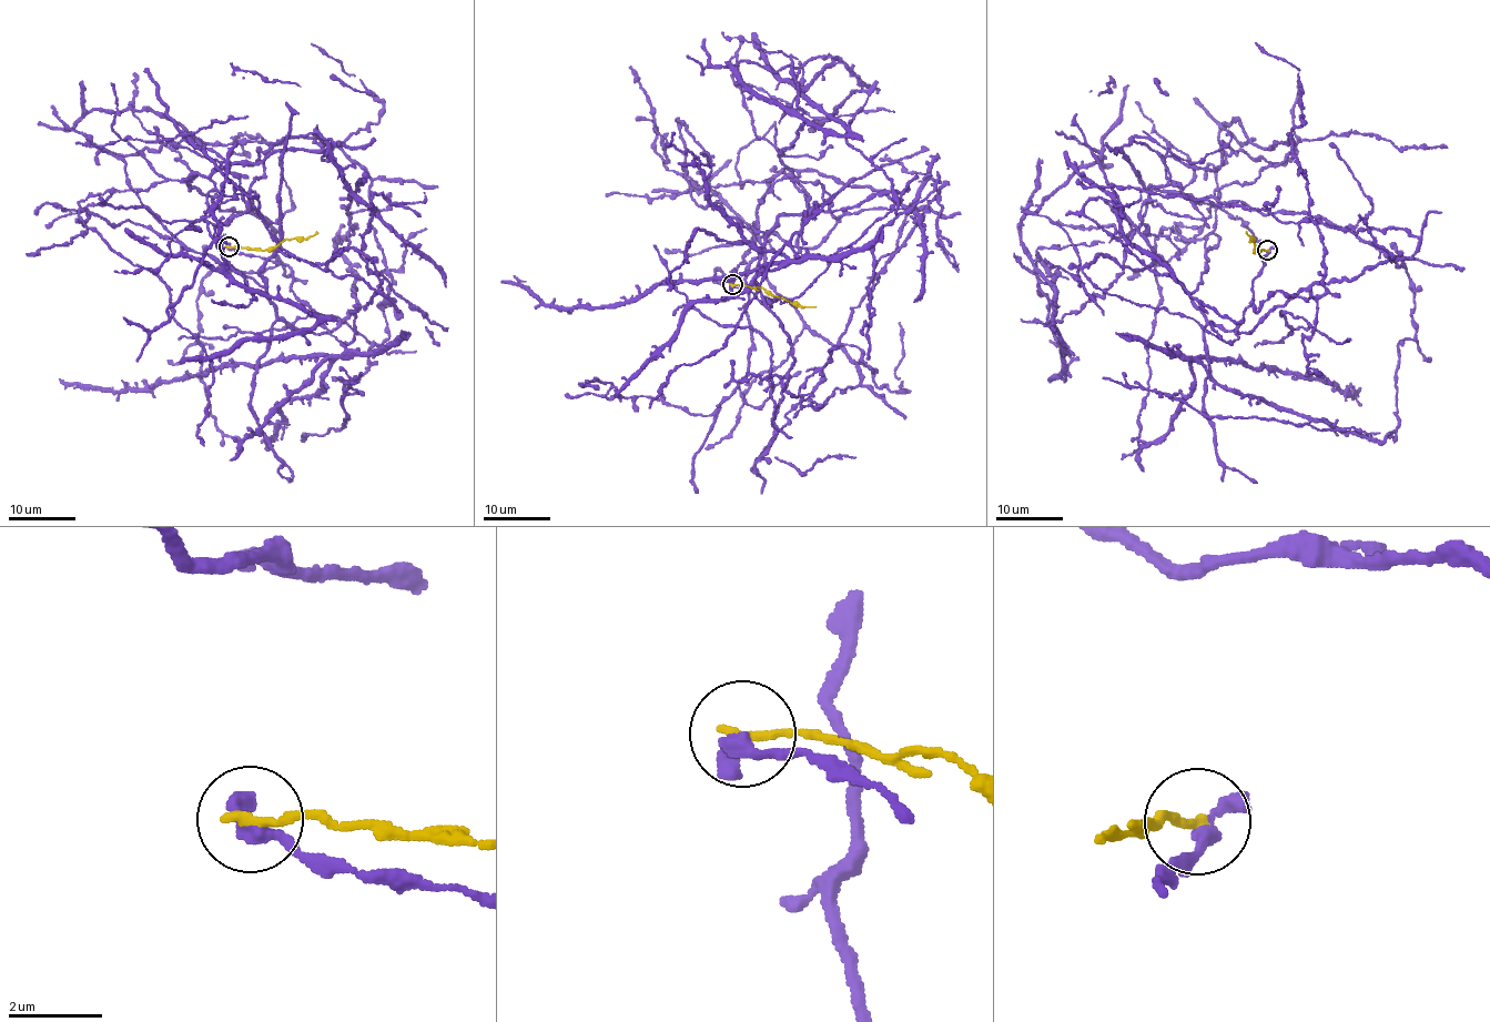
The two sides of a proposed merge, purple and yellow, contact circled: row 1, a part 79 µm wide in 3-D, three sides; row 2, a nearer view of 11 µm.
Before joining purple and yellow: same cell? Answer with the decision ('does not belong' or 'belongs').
does not belong

